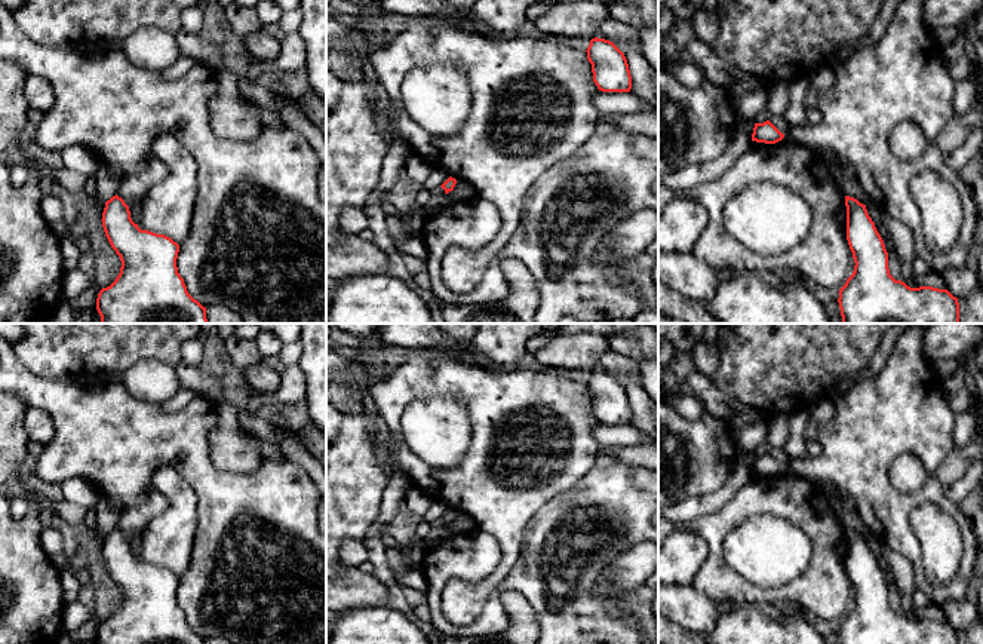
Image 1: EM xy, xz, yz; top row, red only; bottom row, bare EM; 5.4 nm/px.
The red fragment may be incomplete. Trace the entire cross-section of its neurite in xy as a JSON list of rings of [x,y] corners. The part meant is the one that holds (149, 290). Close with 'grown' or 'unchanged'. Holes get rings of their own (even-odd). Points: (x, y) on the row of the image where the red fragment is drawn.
[[[117,194],[105,202],[101,221],[122,261],[116,280],[96,298],[101,323],[208,323],[206,307],[188,294],[178,273],[176,242],[141,230]]]; unchanged

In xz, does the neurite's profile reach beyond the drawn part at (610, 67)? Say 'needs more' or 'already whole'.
already whole

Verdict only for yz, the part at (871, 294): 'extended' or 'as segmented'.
as segmented

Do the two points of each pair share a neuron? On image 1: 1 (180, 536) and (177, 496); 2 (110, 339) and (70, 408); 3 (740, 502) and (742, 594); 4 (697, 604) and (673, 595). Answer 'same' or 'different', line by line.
1: same
2: different
3: same
4: same

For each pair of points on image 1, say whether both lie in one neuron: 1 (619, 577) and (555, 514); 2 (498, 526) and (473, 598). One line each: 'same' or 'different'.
1: different
2: same

